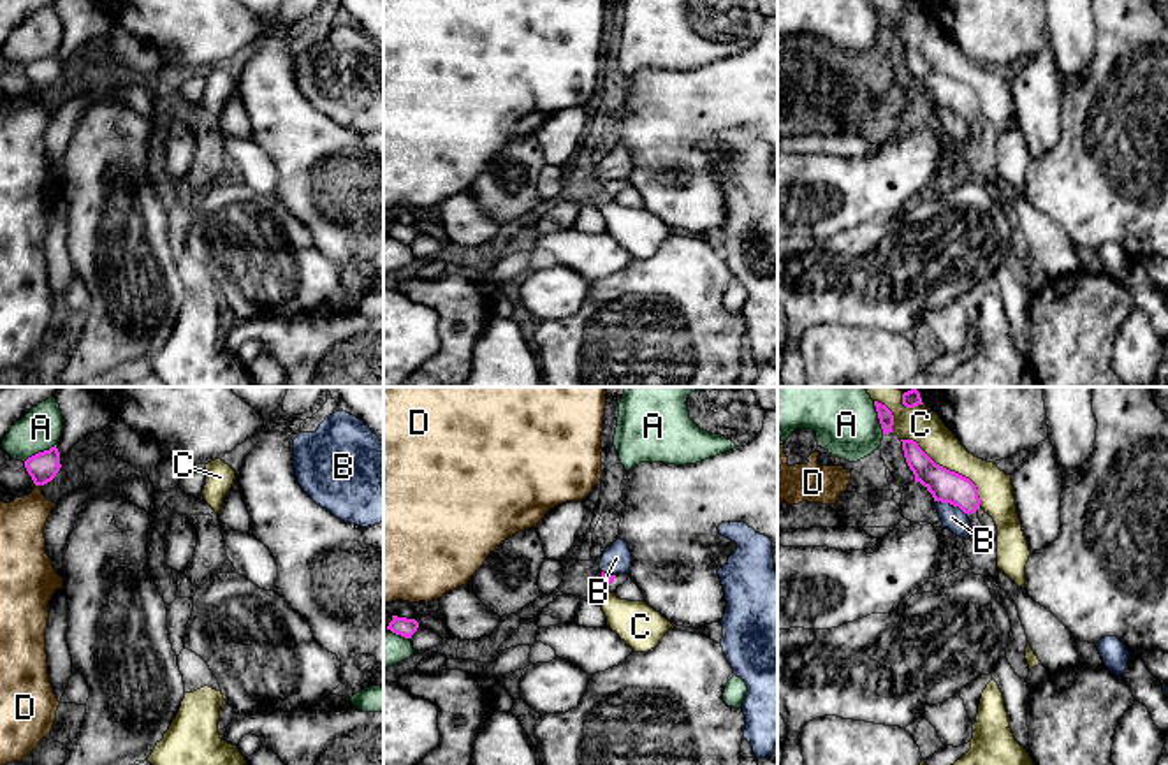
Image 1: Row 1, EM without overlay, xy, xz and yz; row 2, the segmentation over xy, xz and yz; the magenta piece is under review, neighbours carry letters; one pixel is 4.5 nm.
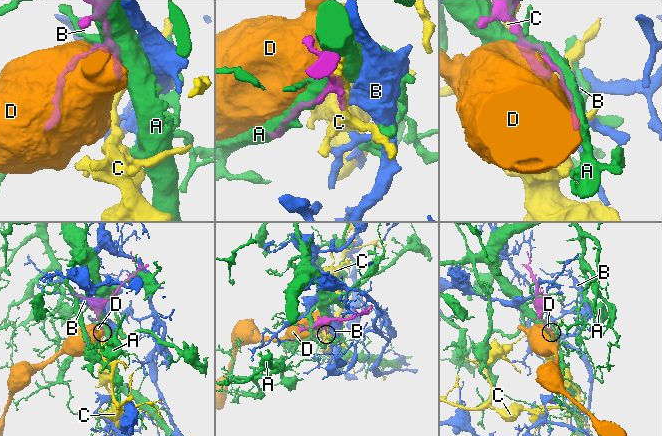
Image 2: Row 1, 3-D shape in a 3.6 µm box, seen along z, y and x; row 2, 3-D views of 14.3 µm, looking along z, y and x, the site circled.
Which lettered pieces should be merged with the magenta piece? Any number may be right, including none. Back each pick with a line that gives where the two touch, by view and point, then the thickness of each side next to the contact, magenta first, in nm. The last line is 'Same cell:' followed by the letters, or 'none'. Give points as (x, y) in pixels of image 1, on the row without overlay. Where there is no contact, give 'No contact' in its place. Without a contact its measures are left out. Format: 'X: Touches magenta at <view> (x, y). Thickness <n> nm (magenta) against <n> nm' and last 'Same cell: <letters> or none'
Same cell: none

